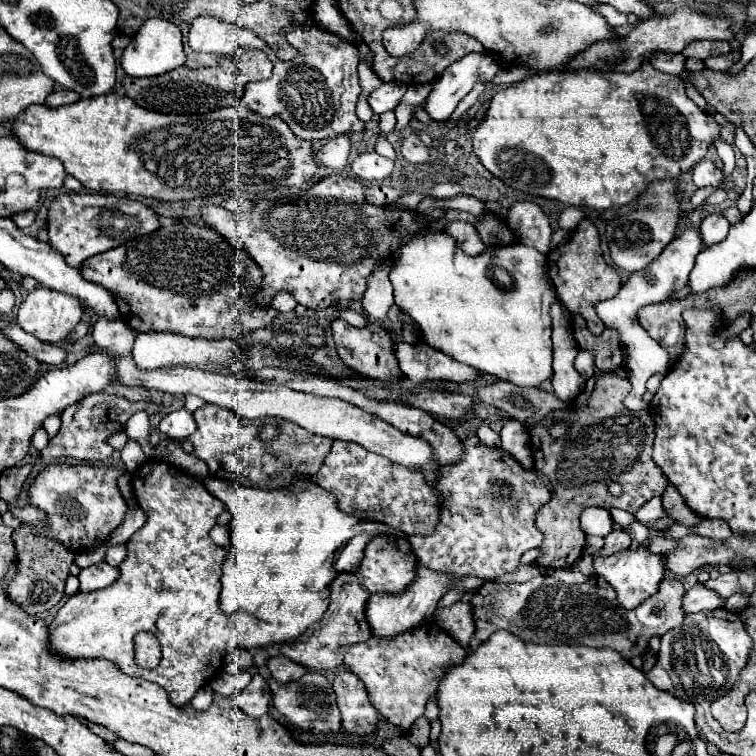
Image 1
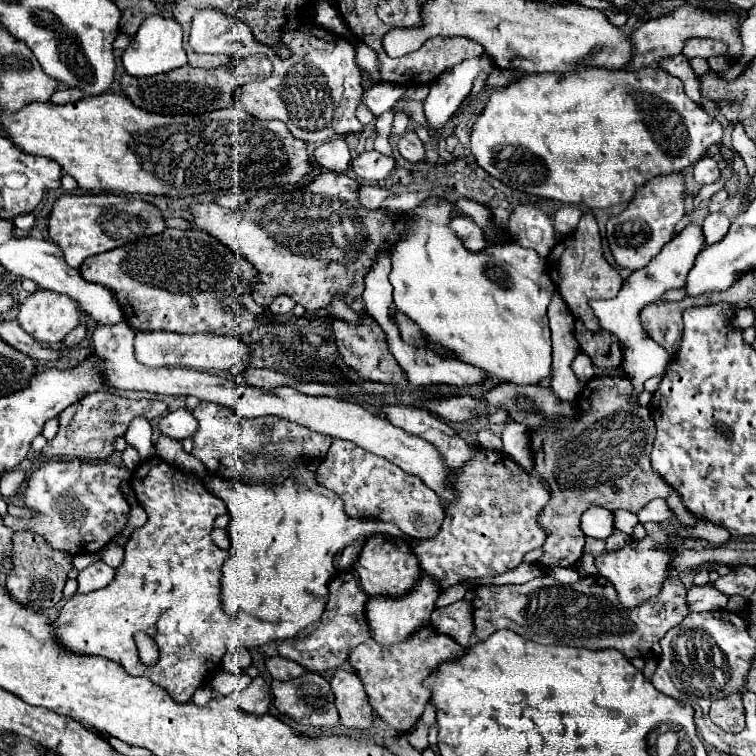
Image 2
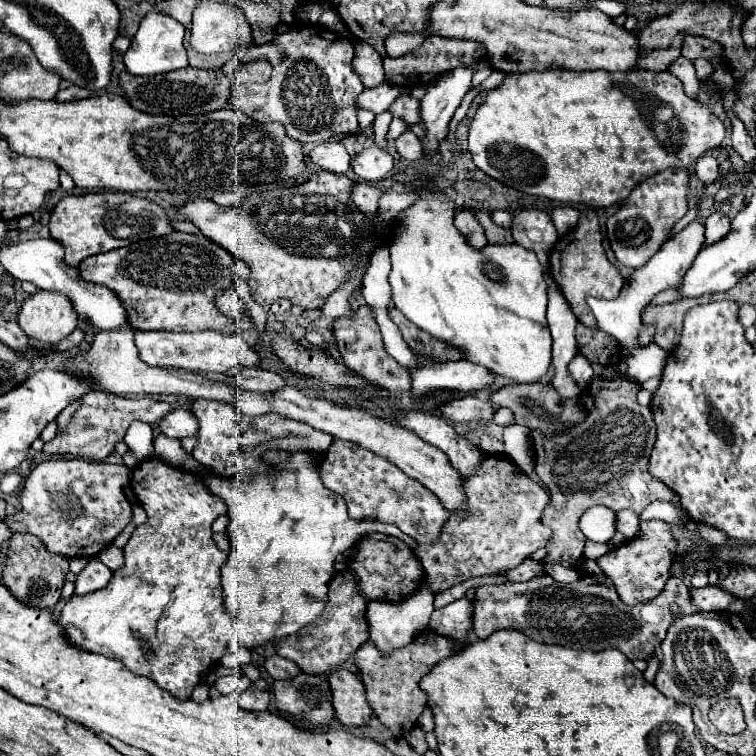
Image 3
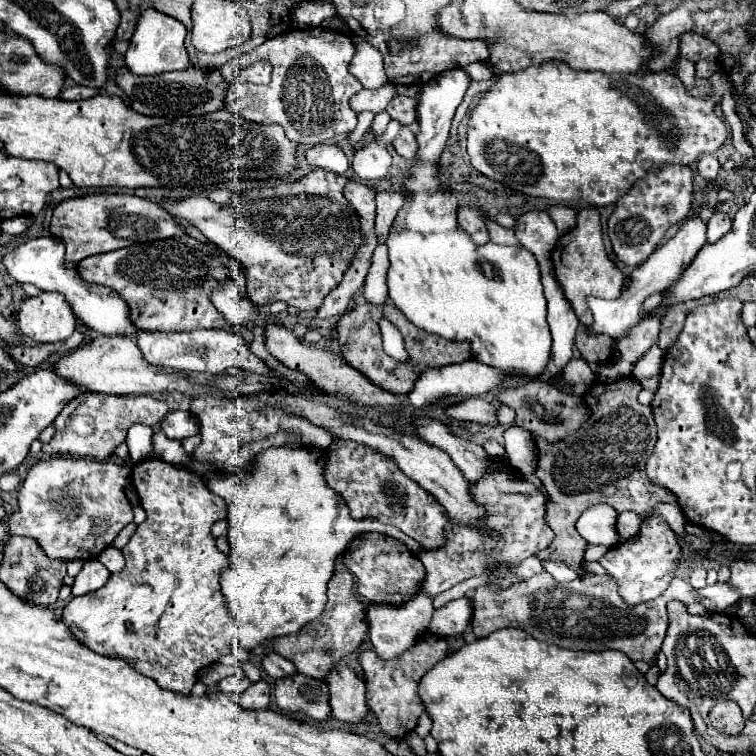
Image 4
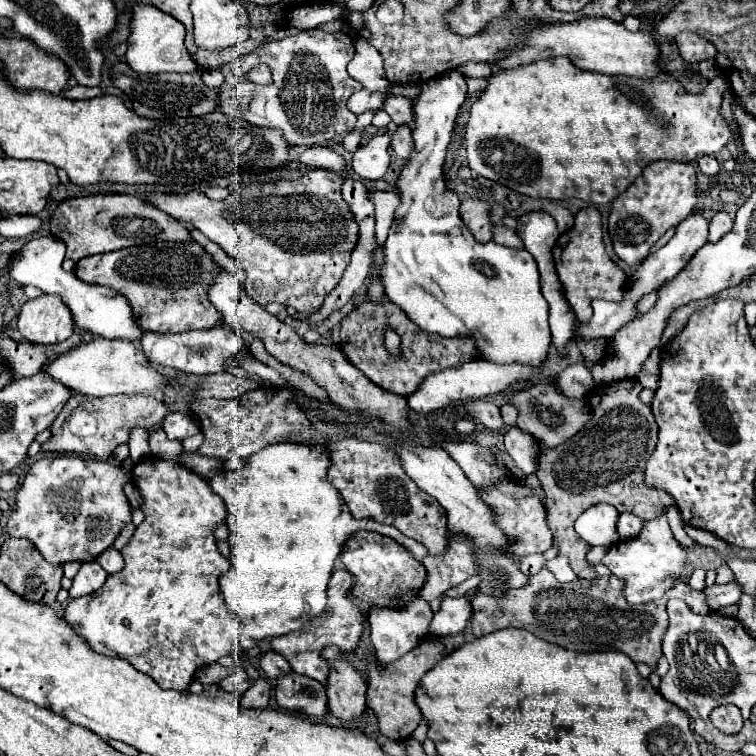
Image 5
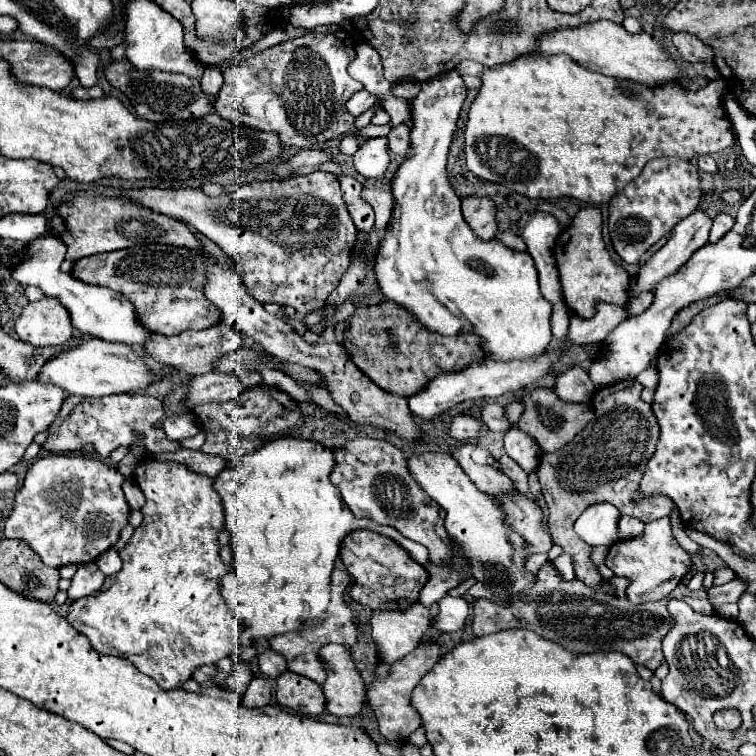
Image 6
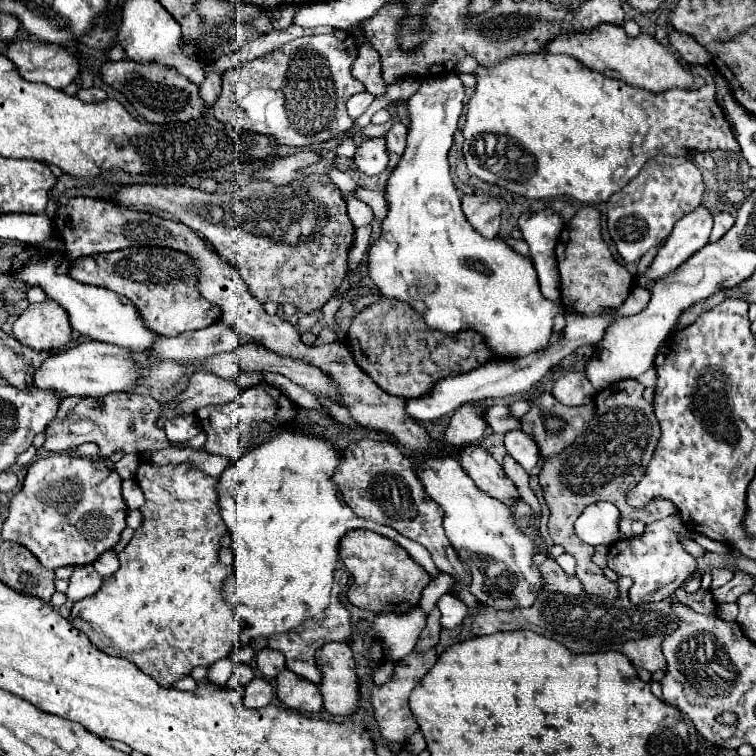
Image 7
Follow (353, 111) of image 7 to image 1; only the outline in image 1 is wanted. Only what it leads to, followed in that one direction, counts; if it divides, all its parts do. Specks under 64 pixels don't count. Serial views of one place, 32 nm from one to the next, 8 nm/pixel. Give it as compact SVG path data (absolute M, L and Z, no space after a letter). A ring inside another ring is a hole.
M382 82L380 88L376 88L370 96L368 96L368 104L372 106L372 110L376 114L382 114L382 112L388 112L388 110L394 110L398 100L404 96L406 92L406 86L402 84L392 84L392 82Z

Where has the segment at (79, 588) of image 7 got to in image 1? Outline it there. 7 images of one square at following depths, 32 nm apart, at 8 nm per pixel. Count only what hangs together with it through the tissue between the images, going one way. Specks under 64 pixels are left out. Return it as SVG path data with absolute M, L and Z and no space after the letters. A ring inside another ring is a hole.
M100 562L88 568L82 568L78 574L80 580L80 592L92 592L100 588L108 588L116 582L120 576L120 570L116 566L110 566L108 562Z

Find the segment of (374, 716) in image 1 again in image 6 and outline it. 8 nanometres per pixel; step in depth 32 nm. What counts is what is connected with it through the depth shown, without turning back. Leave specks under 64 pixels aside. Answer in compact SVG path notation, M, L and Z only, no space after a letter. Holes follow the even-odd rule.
M328 644L320 650L320 658L328 668L328 678L322 684L326 710L334 716L346 718L360 714L366 700L366 688L364 680L354 668L350 652L344 646Z

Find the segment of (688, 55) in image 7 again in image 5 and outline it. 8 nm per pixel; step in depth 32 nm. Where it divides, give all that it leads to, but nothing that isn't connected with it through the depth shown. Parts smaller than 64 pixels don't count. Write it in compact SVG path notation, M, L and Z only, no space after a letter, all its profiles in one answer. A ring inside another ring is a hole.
M682 32L680 36L676 36L676 44L678 44L678 52L686 62L700 62L700 60L714 60L718 50L712 42L704 40L698 34L692 32Z

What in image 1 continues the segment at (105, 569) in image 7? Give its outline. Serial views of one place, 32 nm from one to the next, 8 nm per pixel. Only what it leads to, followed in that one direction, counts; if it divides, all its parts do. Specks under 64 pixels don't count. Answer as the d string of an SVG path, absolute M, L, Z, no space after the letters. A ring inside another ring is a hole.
M118 544L118 546L112 546L108 548L106 552L106 562L108 564L114 564L114 566L120 566L126 558L126 544Z

